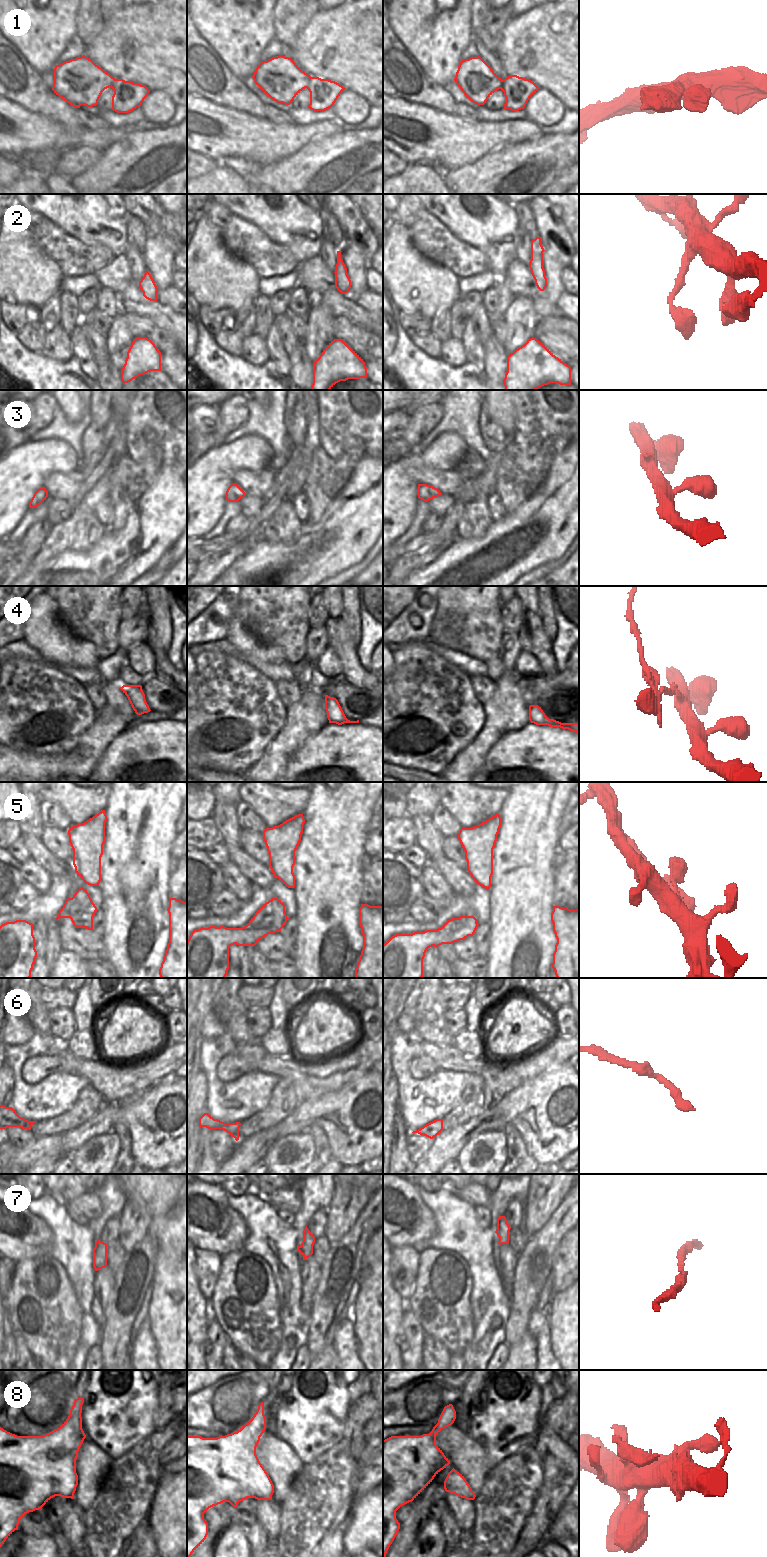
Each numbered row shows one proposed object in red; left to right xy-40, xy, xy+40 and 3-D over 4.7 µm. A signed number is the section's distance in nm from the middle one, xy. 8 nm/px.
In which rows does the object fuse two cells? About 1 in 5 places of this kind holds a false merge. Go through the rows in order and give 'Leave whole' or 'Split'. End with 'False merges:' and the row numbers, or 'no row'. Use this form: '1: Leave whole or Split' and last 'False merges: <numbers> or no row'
1: Leave whole
2: Leave whole
3: Leave whole
4: Split
5: Leave whole
6: Leave whole
7: Leave whole
8: Leave whole
False merges: 4.

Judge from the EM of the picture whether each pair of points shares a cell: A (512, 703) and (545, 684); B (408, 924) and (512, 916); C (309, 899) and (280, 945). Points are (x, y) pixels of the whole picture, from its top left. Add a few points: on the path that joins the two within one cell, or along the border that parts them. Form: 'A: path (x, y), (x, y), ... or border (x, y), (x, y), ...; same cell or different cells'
A: border (516, 683), (516, 687), (528, 707); different cells
B: border (488, 894), (489, 921); different cells
C: border (293, 946), (293, 954), (290, 957); different cells

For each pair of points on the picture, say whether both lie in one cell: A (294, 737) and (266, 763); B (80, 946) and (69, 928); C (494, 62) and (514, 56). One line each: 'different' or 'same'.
A: same
B: same
C: different

